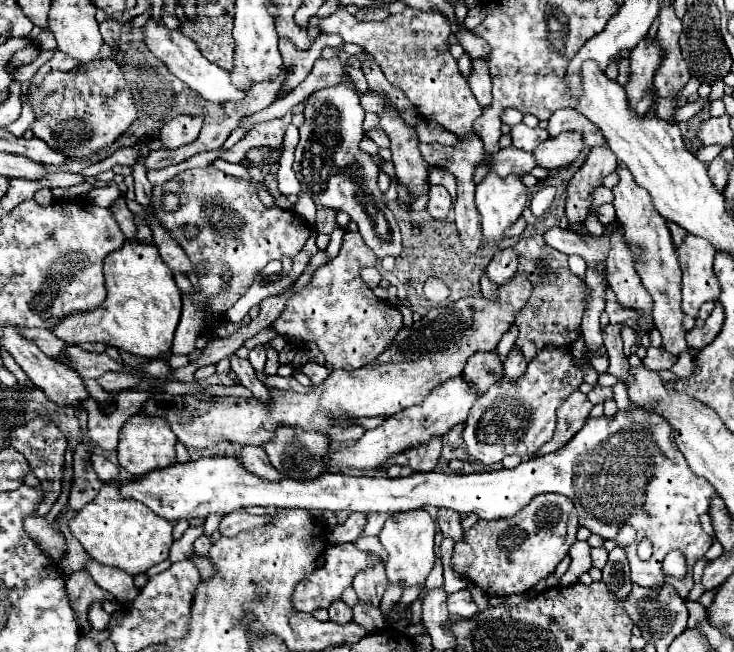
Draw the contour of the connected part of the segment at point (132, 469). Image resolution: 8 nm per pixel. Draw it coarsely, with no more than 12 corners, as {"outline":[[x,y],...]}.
{"outline":[[134,414],[118,460],[132,476],[176,462],[176,436],[158,416]]}

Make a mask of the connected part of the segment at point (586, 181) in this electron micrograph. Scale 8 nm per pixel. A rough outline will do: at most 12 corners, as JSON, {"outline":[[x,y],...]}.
{"outline":[[592,148],[568,184],[566,218],[582,234],[592,192],[618,168],[608,148]]}

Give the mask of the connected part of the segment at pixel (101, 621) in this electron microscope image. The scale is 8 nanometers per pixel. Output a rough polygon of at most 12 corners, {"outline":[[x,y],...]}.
{"outline":[[100,602],[89,607],[92,628],[104,630],[111,615]]}

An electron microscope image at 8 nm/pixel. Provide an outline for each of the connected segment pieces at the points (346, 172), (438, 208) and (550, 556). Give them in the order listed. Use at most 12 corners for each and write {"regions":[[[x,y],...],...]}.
{"regions":[[[352,84],[310,94],[292,170],[378,258],[400,256]],[[430,186],[428,214],[446,218],[452,206],[444,186]],[[570,498],[478,520],[452,568],[488,596],[524,594],[576,542]]]}

